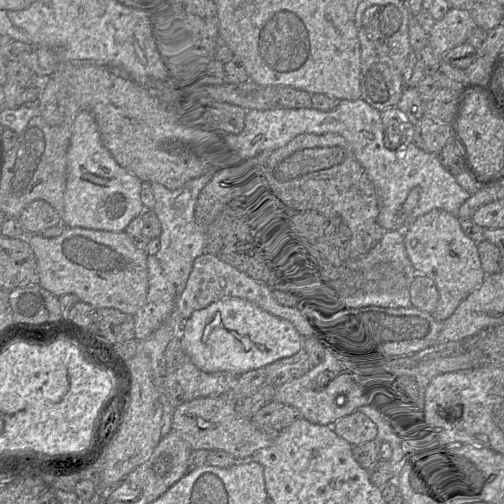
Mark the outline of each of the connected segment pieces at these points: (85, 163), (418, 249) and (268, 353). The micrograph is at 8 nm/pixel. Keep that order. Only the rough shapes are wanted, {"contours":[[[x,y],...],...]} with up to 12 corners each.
{"contours":[[[81,110],[67,151],[62,223],[123,232],[142,183]],[[440,209],[404,229],[443,322],[487,276],[477,242]],[[241,298],[194,311],[183,351],[240,375],[303,349],[290,321]]]}

